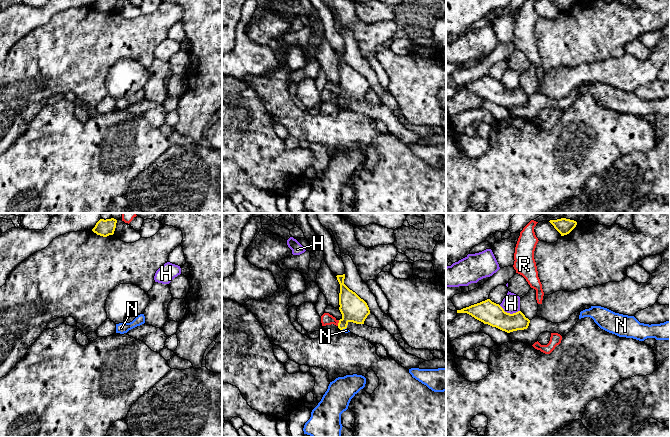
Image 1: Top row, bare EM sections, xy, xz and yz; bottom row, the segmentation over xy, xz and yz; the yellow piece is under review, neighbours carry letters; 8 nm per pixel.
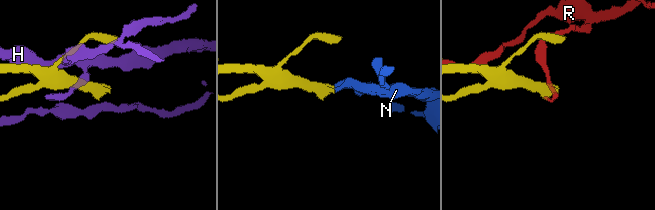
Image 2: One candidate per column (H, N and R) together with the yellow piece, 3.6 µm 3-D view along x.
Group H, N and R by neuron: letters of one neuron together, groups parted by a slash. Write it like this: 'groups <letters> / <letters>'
groups H / N / R

